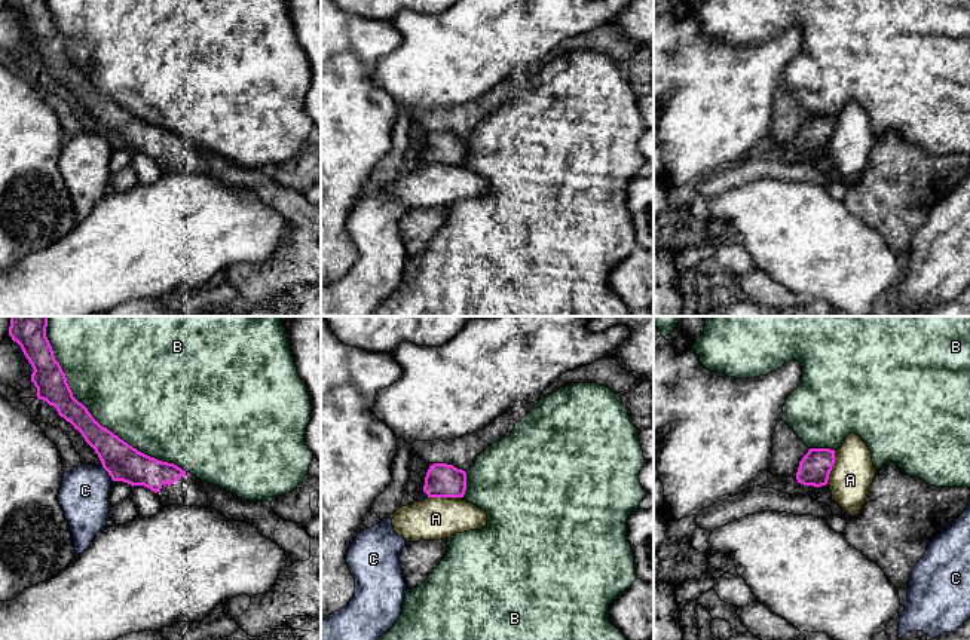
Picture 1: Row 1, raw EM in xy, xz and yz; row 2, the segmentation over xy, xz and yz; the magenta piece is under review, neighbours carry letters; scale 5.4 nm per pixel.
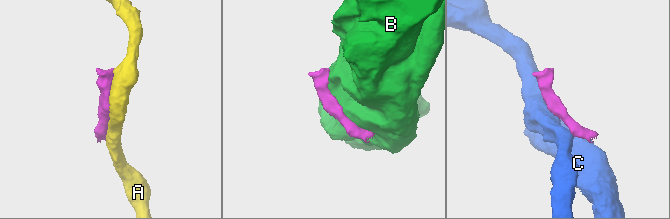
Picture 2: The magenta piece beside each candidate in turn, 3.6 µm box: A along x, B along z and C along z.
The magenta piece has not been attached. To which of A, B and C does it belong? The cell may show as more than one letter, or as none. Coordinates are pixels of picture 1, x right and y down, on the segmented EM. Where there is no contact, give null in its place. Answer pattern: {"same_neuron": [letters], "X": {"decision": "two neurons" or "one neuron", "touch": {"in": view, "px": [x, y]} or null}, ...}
{"same_neuron": [], "A": {"decision": "two neurons", "touch": {"in": "xz", "px": [444, 496]}}, "B": {"decision": "two neurons", "touch": {"in": "xy", "px": [89, 413]}}, "C": {"decision": "two neurons", "touch": {"in": "xy", "px": [109, 474]}}}

